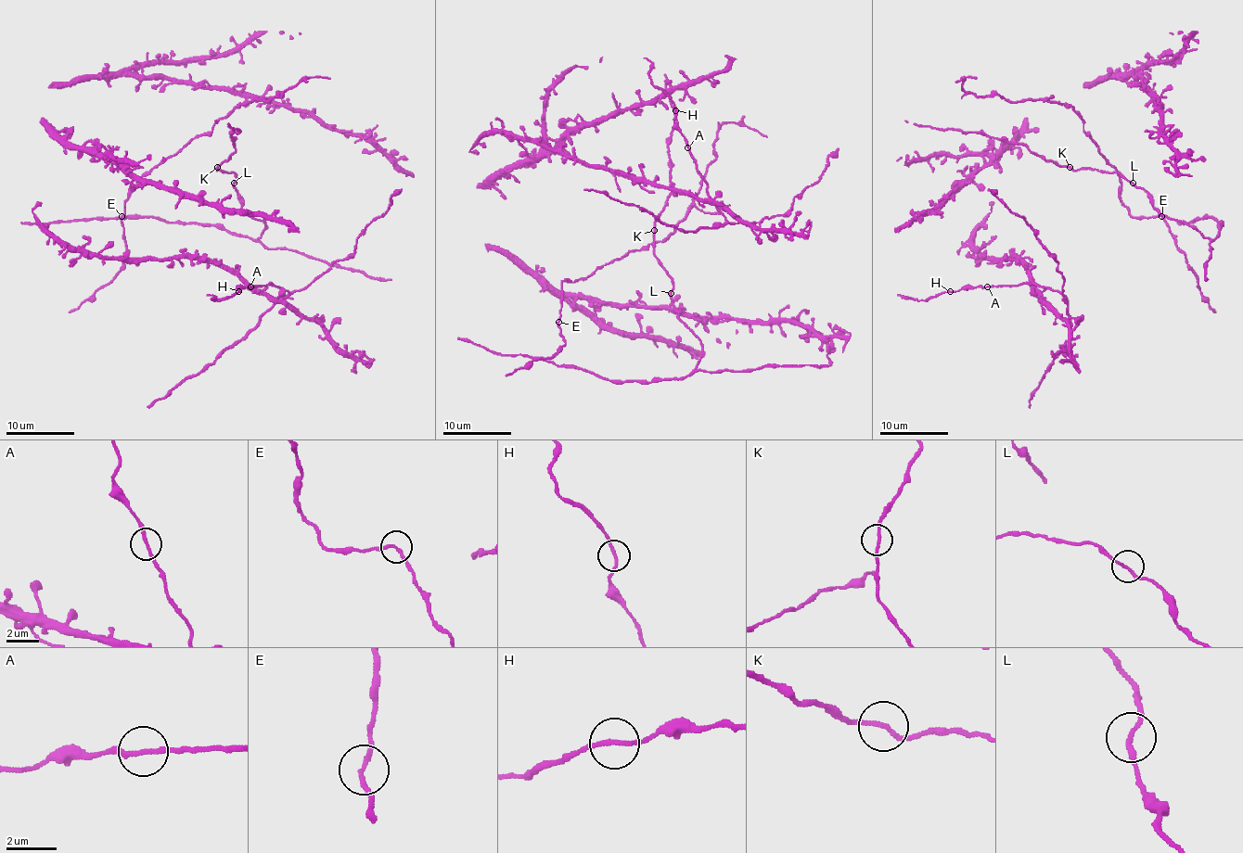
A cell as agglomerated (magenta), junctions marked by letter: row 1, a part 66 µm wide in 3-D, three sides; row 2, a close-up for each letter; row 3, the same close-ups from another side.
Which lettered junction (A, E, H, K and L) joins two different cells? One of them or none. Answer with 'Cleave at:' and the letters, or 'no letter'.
Cleave at: no letter

